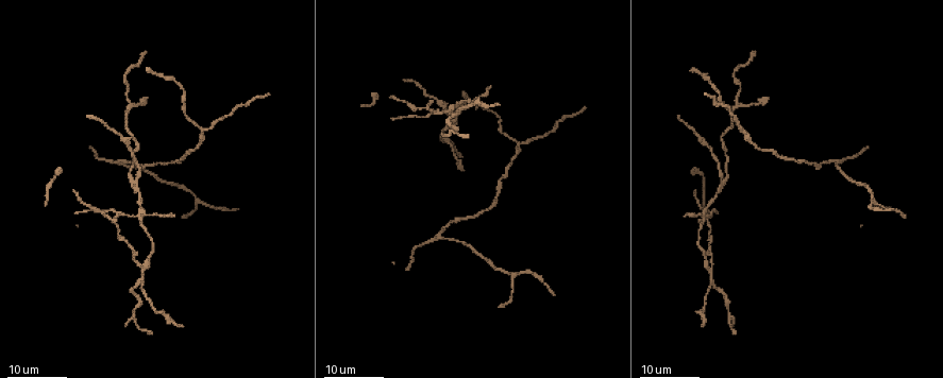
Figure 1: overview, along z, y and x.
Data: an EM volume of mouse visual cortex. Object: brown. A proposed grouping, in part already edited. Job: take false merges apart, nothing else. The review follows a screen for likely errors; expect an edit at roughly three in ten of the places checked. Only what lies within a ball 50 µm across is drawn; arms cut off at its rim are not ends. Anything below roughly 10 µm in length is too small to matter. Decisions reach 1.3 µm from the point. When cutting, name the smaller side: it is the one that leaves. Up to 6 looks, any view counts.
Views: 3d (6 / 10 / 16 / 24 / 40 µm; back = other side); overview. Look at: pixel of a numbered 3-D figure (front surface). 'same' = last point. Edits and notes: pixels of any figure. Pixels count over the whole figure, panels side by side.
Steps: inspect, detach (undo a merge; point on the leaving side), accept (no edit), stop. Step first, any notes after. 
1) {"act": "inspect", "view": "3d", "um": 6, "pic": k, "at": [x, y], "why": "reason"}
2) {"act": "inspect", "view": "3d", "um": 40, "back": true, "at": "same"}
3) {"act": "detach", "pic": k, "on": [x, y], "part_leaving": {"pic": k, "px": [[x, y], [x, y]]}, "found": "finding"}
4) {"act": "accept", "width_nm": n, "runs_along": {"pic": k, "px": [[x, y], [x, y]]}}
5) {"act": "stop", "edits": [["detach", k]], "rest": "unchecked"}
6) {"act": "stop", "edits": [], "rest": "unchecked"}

{"act": "inspect", "view": "3d", "um": 24, "pic": 1, "at": [124, 139], "why": "two arms in line, one across"}

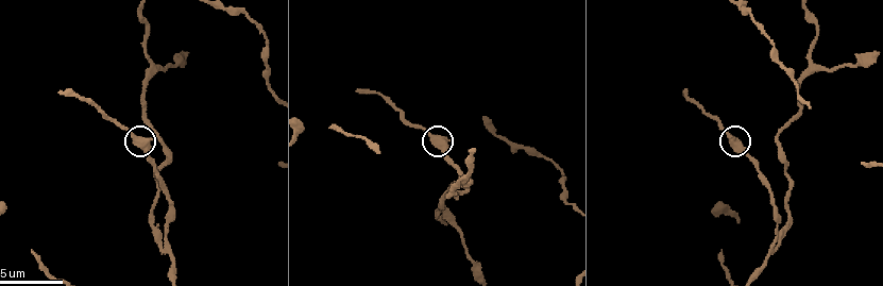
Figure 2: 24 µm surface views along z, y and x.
{"act": "inspect", "view": "3d", "um": 10, "pic": 2, "at": [434, 141]}

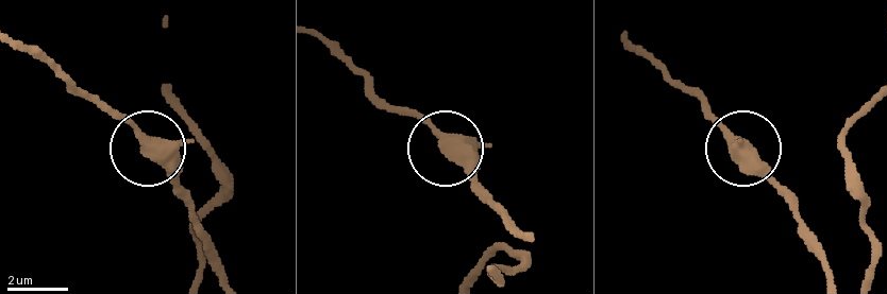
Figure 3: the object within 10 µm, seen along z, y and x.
{"act": "inspect", "view": "3d", "um": 6, "pic": 3, "at": [449, 146], "why": "zoom in"}

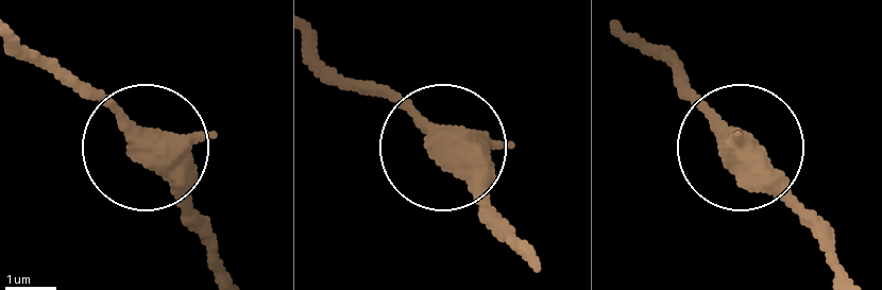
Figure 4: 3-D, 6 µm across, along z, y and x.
{"act": "accept", "runs_along": {"pic": 4, "px": [[843, 271], [817, 220], [681, 72]]}, "found": "one neuron here"}

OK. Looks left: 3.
{"act": "inspect", "view": "3d", "um": 24, "pic": 1, "at": [500, 177], "why": "narrows sharply"}

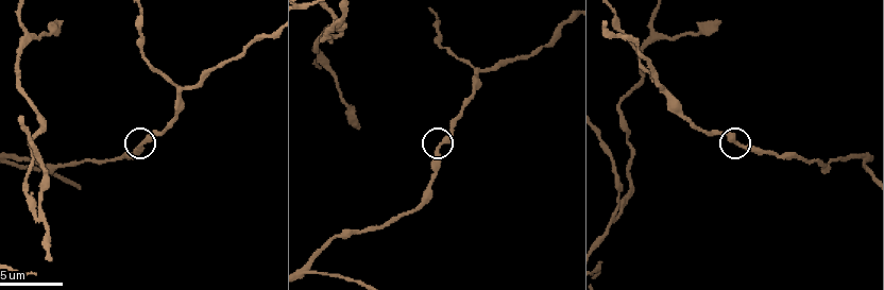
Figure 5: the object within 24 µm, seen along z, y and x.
{"act": "inspect", "view": "3d", "um": 6, "pic": 5, "at": [737, 144]}

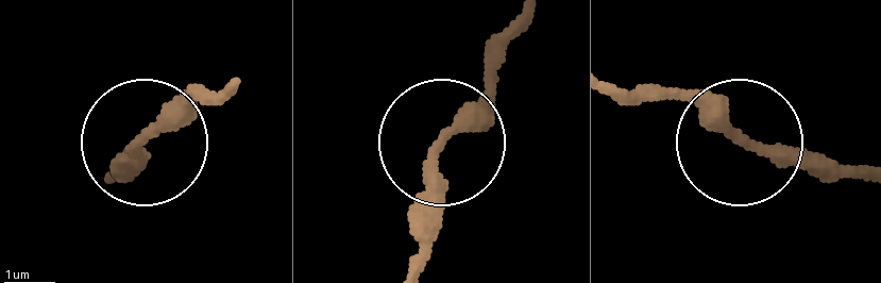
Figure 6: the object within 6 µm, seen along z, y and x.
{"act": "accept", "runs_along": {"pic": 6, "px": [[616, 88], [680, 88], [756, 148], [853, 165]]}, "found": "all the same neuron"}

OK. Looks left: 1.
{"act": "inspect", "view": "3d", "um": 6, "pic": 5, "at": [665, 93], "why": "three arms meet"}

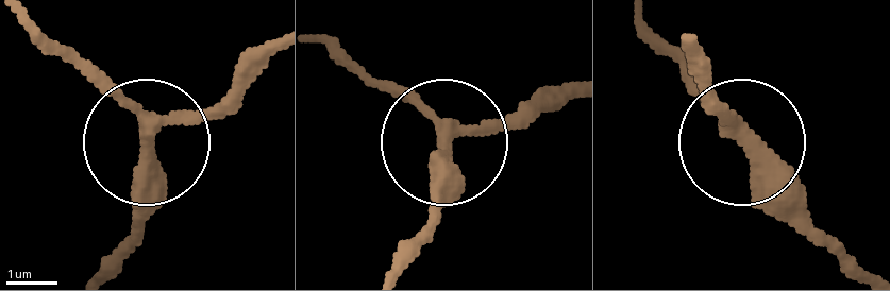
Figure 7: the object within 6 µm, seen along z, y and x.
{"act": "accept", "runs_along": {"pic": 7, "px": [[326, 41], [446, 139], [517, 126], [564, 84]]}, "found": "one neuron here"}

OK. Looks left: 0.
{"act": "stop", "edits": [], "rest": "unchecked"}

